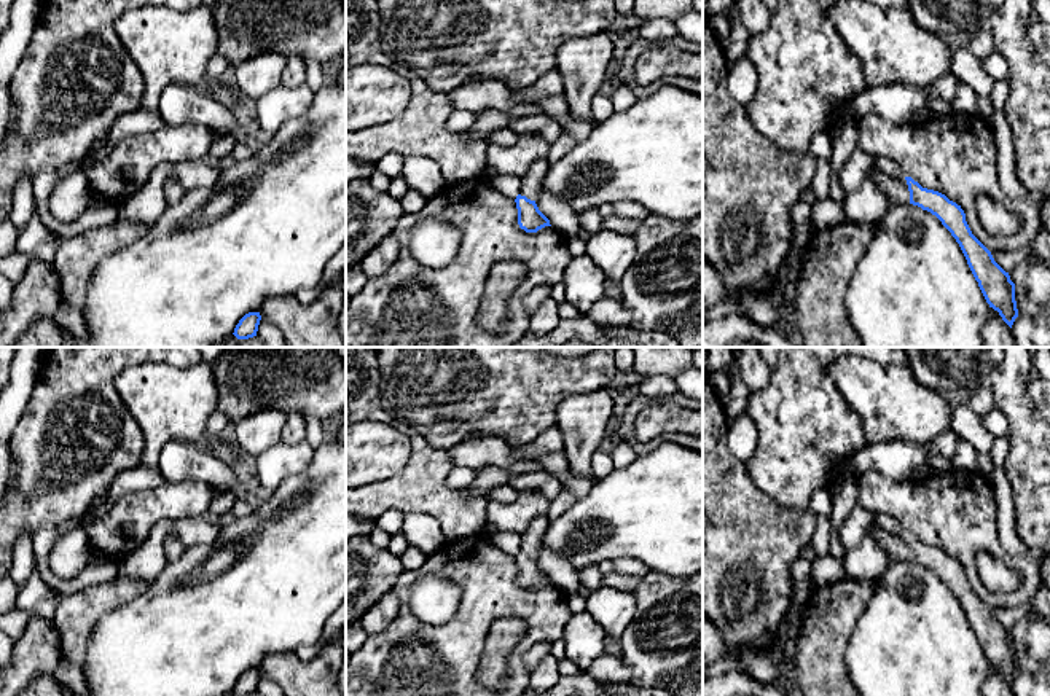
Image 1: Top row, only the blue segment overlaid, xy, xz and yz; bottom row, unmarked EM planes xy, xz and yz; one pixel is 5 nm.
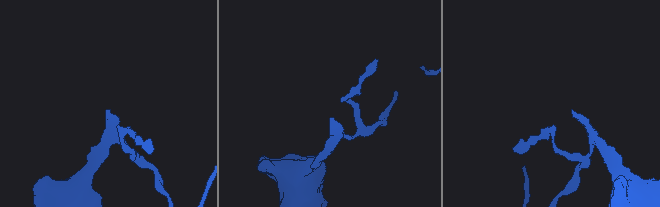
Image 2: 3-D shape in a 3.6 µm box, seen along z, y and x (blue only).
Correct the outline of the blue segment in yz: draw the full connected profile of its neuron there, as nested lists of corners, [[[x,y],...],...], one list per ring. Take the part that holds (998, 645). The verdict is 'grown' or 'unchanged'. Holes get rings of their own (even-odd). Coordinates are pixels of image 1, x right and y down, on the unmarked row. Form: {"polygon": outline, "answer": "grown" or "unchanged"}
{"polygon": [[[873,522],[867,534],[876,538],[891,562],[913,561],[942,578],[959,600],[986,659],[1012,685],[1018,674],[1015,640],[1009,629],[994,618],[991,608],[972,591],[961,562],[938,548],[923,545],[911,534],[892,535],[880,522]]], "answer": "grown"}

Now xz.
{"polygon": [[[547,516],[535,518],[518,537],[518,553],[515,556],[518,565],[518,581],[526,589],[537,589],[545,583],[551,583],[550,577],[539,567],[535,561],[542,549],[547,526]]], "answer": "grown"}

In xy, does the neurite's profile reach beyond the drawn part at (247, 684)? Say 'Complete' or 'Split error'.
Complete

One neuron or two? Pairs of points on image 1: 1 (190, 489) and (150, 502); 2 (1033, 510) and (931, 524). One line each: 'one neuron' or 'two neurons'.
1: one neuron
2: two neurons

